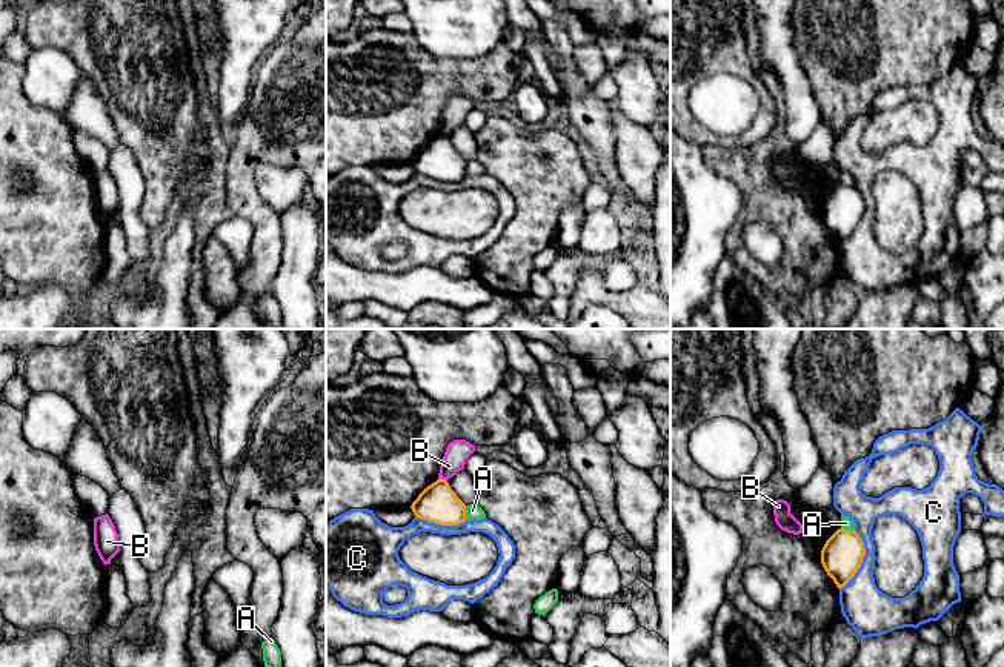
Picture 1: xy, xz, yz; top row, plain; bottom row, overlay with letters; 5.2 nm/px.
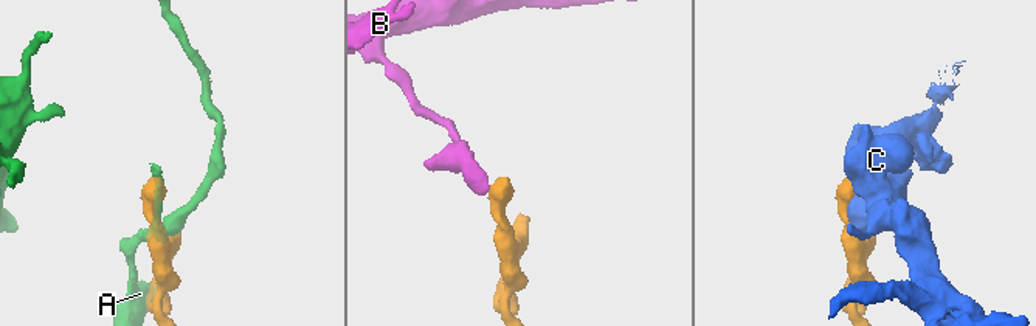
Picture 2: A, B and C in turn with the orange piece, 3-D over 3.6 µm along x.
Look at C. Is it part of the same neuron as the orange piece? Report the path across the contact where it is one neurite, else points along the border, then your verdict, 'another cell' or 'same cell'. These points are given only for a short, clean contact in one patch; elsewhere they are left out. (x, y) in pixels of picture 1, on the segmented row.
another cell

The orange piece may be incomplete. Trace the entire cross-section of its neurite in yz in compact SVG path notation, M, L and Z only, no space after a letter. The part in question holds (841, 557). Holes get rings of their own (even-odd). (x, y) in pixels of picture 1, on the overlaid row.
M838 529L821 550L821 564L838 589L844 587L861 567L864 543L855 530Z

